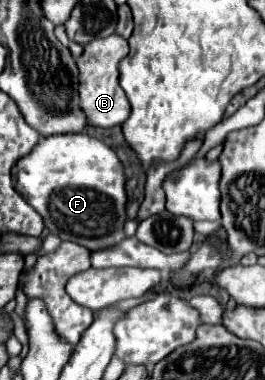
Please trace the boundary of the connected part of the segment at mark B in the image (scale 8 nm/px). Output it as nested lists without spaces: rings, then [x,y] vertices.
[[[110,35],[104,39],[94,39],[84,47],[84,53],[76,59],[80,71],[80,109],[86,115],[88,125],[94,127],[114,127],[122,125],[128,117],[128,97],[118,85],[118,63],[128,55],[128,41],[120,35]]]

